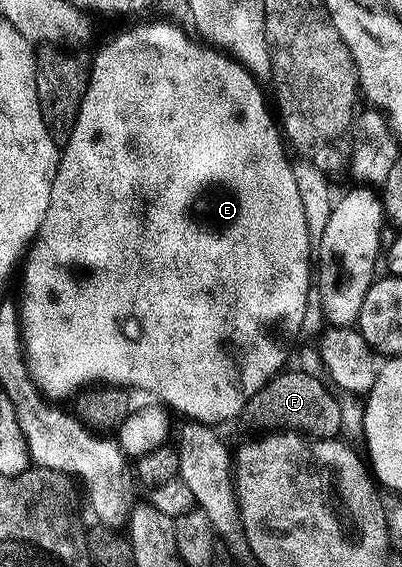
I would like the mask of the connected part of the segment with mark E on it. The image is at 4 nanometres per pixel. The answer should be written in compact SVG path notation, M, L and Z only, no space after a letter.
M141 22L141 23L139 23L139 24L138 24L138 26L133 26L133 27L131 27L131 28L130 28L130 30L125 30L125 31L123 31L123 32L122 32L122 34L117 34L117 35L115 35L115 36L114 36L114 38L113 38L113 39L111 39L111 40L110 40L110 42L109 42L109 43L107 43L107 44L106 44L106 46L105 46L105 47L103 47L103 48L102 48L102 50L101 50L101 51L99 51L99 52L98 52L98 54L97 54L97 55L95 55L95 56L94 56L94 58L93 58L93 62L92 62L92 58L91 58L91 69L90 69L90 72L89 72L89 87L88 87L88 88L87 88L87 92L86 92L86 93L85 93L85 95L84 95L84 96L83 96L83 104L82 104L82 105L81 105L81 107L80 107L80 108L79 108L79 116L78 116L78 117L77 117L77 119L76 119L76 120L75 120L75 128L74 128L74 129L73 129L73 131L72 131L72 132L71 132L71 136L70 136L70 137L69 137L69 141L68 141L68 142L66 142L66 143L64 143L64 146L63 146L63 149L62 149L62 150L61 150L61 162L60 162L60 164L58 164L58 166L57 166L57 171L56 171L56 172L55 172L55 180L54 180L54 181L53 181L53 187L52 187L52 188L51 188L51 200L50 200L50 201L49 201L49 207L48 207L48 208L47 208L47 212L46 212L46 213L45 213L45 219L44 219L44 221L42 221L42 222L41 222L41 224L40 224L40 226L39 226L39 227L38 227L38 229L37 229L37 234L36 234L36 237L35 237L35 238L33 238L33 240L32 240L32 242L31 242L31 245L30 245L30 246L29 246L29 247L28 247L28 250L27 250L27 257L26 257L26 258L25 258L25 259L24 259L24 262L25 262L25 261L26 261L26 262L25 262L25 279L23 279L23 280L22 280L22 282L21 282L21 298L20 298L20 297L19 297L19 321L20 321L20 323L21 323L21 340L22 340L22 343L23 343L23 349L24 349L24 351L25 351L25 361L26 361L26 362L28 362L28 364L29 364L29 375L31 375L31 377L32 377L32 378L33 378L33 382L34 382L34 384L35 384L35 385L36 385L36 386L37 386L37 388L38 388L38 390L40 390L40 391L41 391L41 393L42 393L42 394L44 394L44 395L45 395L45 397L46 397L46 398L48 398L48 399L50 399L50 400L65 400L65 399L61 399L61 398L69 398L69 397L70 397L70 398L69 398L69 399L72 399L72 398L73 398L73 397L74 397L74 395L76 395L76 394L77 394L77 393L78 393L78 391L80 391L80 390L81 390L81 389L82 389L82 388L85 388L85 387L88 387L88 386L89 386L89 385L90 385L90 384L108 384L108 385L110 385L110 386L115 386L115 387L118 387L118 388L132 388L132 389L133 389L133 390L134 390L134 391L136 391L136 390L135 390L135 389L137 389L137 390L146 390L146 392L147 392L147 393L149 393L149 394L154 394L154 396L155 396L155 397L157 397L157 398L154 398L154 399L156 399L156 401L157 401L157 402L158 402L158 403L161 403L161 404L164 404L164 405L165 405L165 406L166 406L166 407L168 407L168 409L169 409L169 410L170 410L170 411L173 411L173 412L176 412L176 410L178 410L178 412L179 412L179 413L181 413L181 414L186 414L186 415L185 415L185 416L184 416L184 417L185 417L185 418L186 418L186 419L189 419L189 420L192 420L192 421L195 421L195 422L203 422L203 423L206 423L206 424L214 424L214 423L213 423L213 422L225 422L225 421L227 421L227 420L228 420L228 418L233 418L233 417L235 417L235 416L236 416L236 414L237 414L237 417L238 417L238 415L240 415L240 414L241 414L241 413L242 413L242 411L244 411L244 408L245 408L245 406L246 406L246 405L247 405L247 404L248 404L248 402L249 402L249 401L251 401L251 399L253 399L253 397L254 397L254 396L256 396L256 395L257 395L257 394L258 394L258 392L260 392L260 391L261 391L261 390L262 390L262 389L263 389L263 387L264 387L264 386L266 386L266 384L268 384L268 383L269 383L269 382L270 382L270 381L271 381L271 379L273 379L273 378L274 378L274 377L275 377L275 376L276 376L276 375L277 375L277 374L280 374L280 373L282 373L282 371L284 371L284 370L285 370L285 369L286 369L286 366L287 366L287 363L285 363L285 361L287 361L287 360L288 360L288 358L289 358L289 349L291 349L291 348L292 348L292 346L293 346L293 341L295 341L295 340L296 340L296 338L299 338L299 335L300 335L300 334L301 334L301 325L302 325L302 324L303 324L303 312L307 312L307 296L308 296L308 295L309 295L309 293L311 293L311 237L310 237L310 235L309 235L309 232L308 232L308 226L307 226L307 219L306 219L306 217L305 217L305 216L304 216L304 210L303 210L303 202L302 202L302 200L300 200L300 198L299 198L299 189L298 189L298 185L297 185L297 184L296 184L296 180L295 180L295 172L294 172L294 171L293 171L293 165L294 165L294 163L293 163L293 162L292 162L292 161L291 161L291 159L290 159L290 160L289 160L289 158L288 158L288 156L287 156L287 155L285 155L285 150L286 150L286 151L287 151L287 142L286 142L286 139L285 139L285 138L284 138L284 137L283 137L283 131L282 131L282 129L281 129L281 127L280 127L280 125L279 125L279 122L278 122L278 119L277 119L277 118L276 118L276 117L275 117L275 114L274 114L274 111L273 111L273 110L272 110L272 109L271 109L271 102L270 102L270 99L269 99L269 102L268 102L268 100L267 100L267 99L265 99L265 94L264 94L264 92L263 92L263 91L261 91L261 88L263 88L263 86L262 86L262 83L261 83L261 82L260 82L260 81L258 81L258 80L257 80L257 79L255 79L255 78L253 78L253 76L252 76L252 74L251 74L251 72L249 72L249 71L248 71L248 69L247 69L247 68L246 68L246 67L245 67L245 66L244 66L244 64L243 64L243 63L241 63L241 62L239 62L239 61L237 61L237 60L236 60L236 59L235 59L235 57L233 57L233 56L230 56L230 55L229 55L229 54L228 54L228 53L226 53L226 51L225 51L225 50L223 50L223 49L218 49L218 48L214 48L214 47L213 47L213 46L212 46L212 45L209 45L209 44L206 44L206 43L205 43L205 42L204 42L204 41L201 41L201 40L196 40L196 41L197 41L197 42L192 42L192 40L191 40L191 39L189 39L189 38L188 38L188 36L187 36L187 35L185 35L185 30L184 30L184 28L183 28L183 27L181 27L181 26L176 26L176 24L175 24L175 23L173 23L173 22Z

